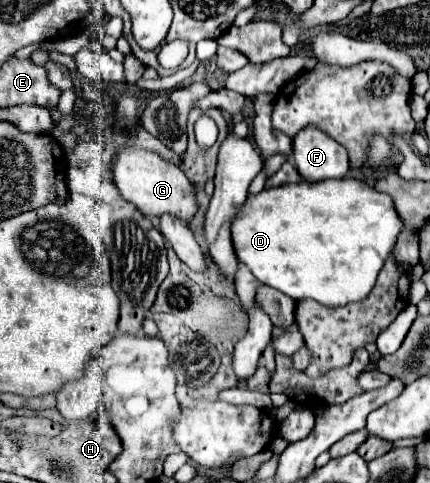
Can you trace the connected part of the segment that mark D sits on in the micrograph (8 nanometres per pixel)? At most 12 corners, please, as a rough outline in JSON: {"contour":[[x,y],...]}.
{"contour":[[356,178],[262,190],[232,222],[262,284],[368,296],[400,232]]}

